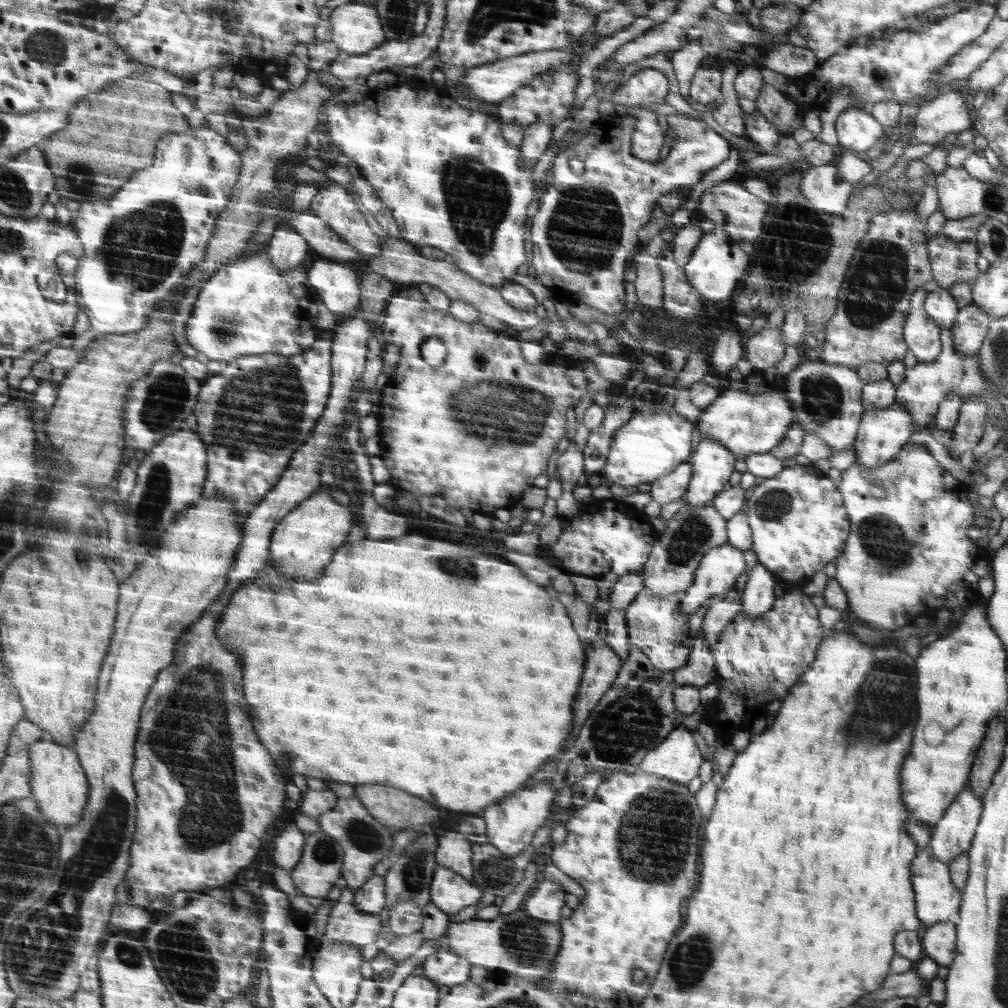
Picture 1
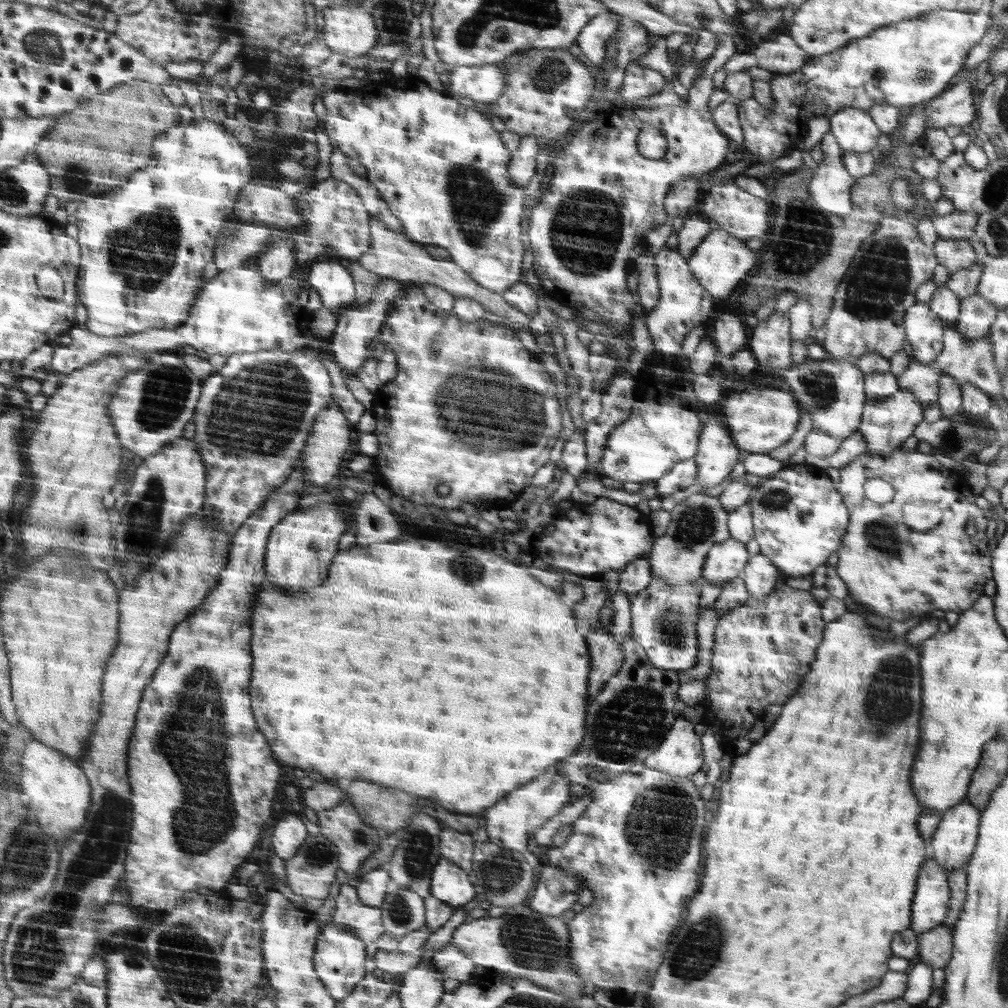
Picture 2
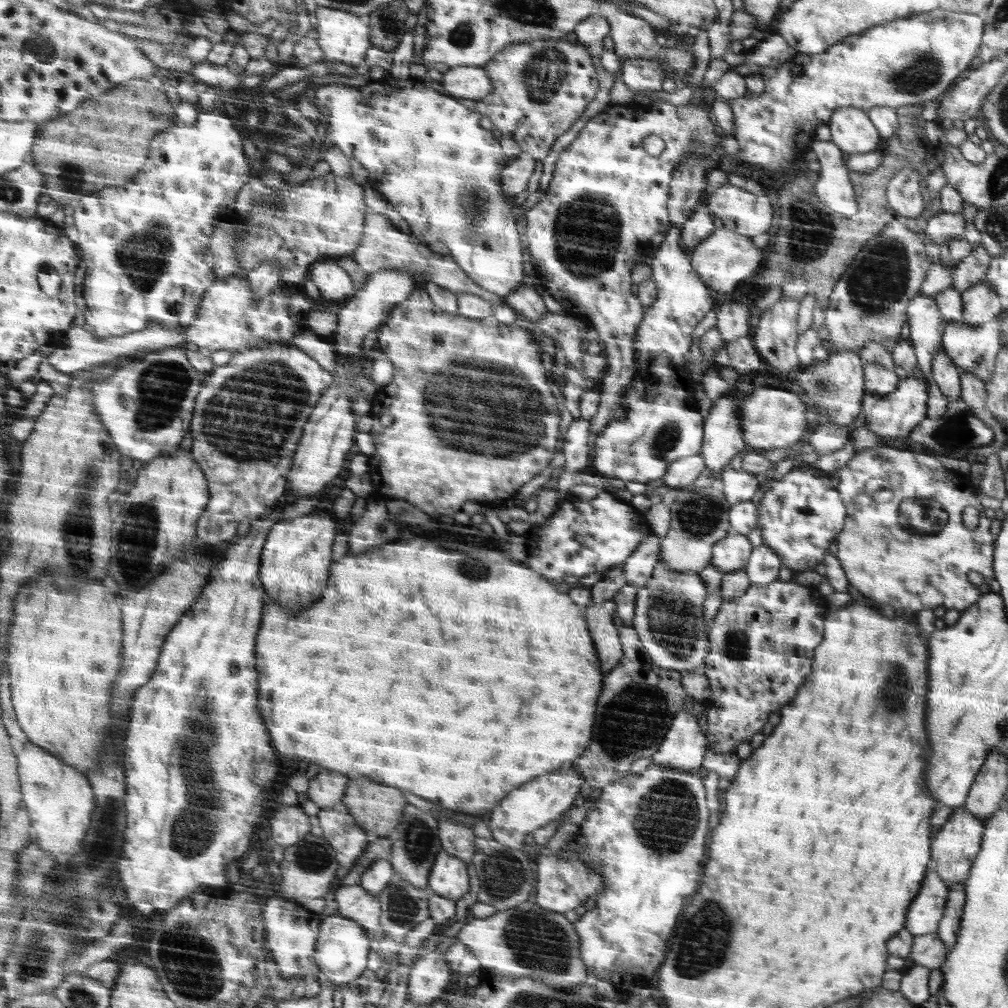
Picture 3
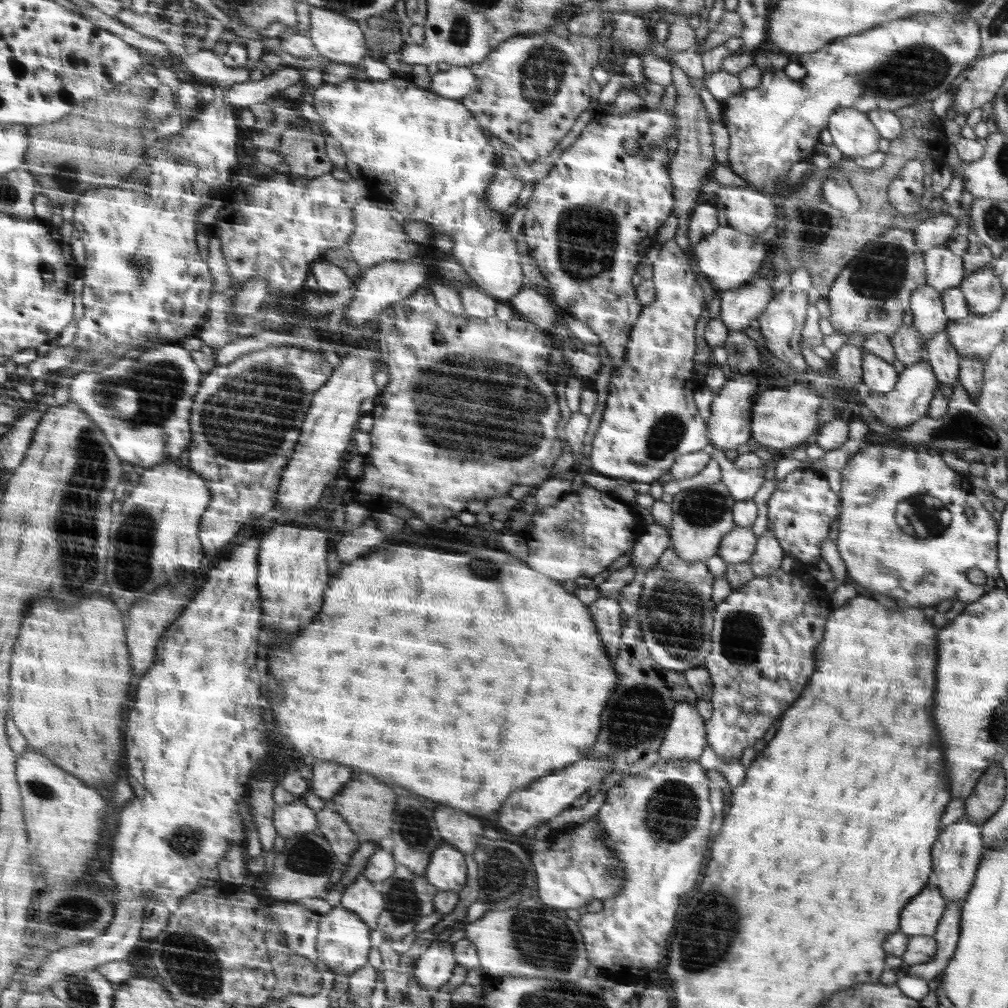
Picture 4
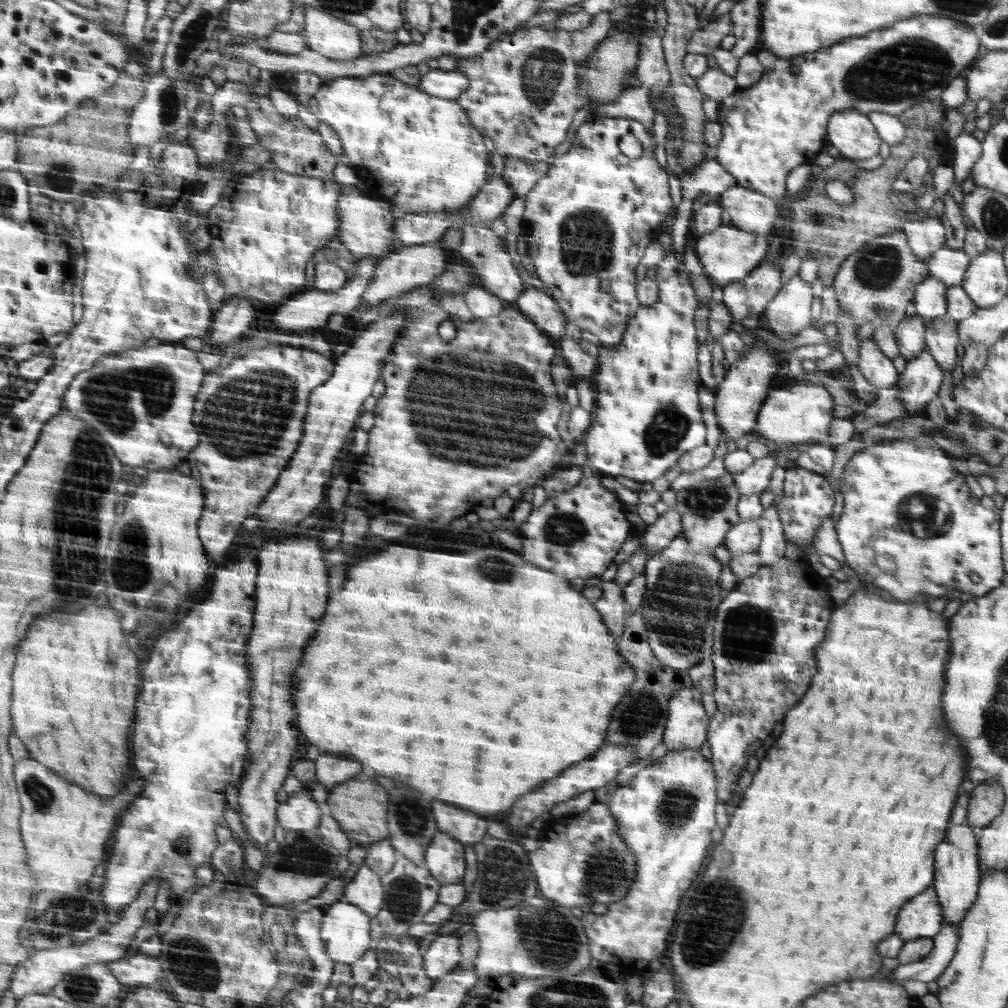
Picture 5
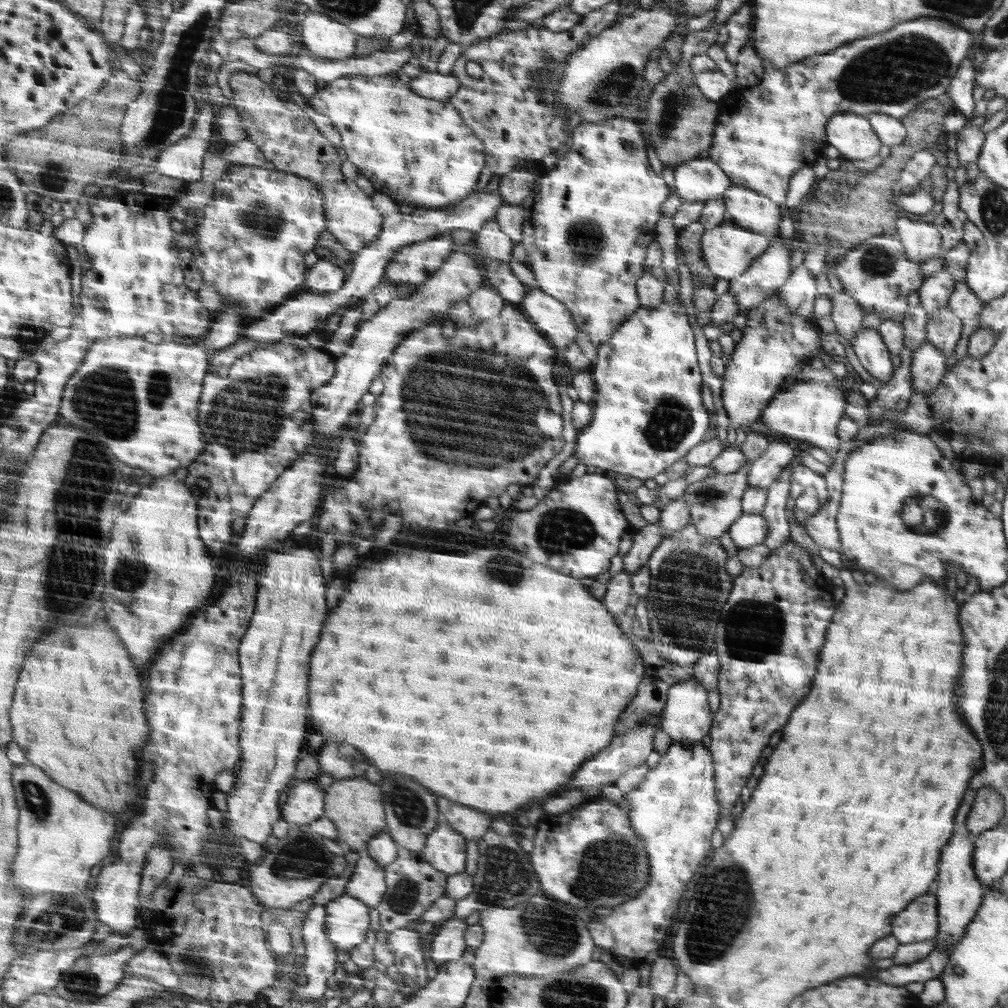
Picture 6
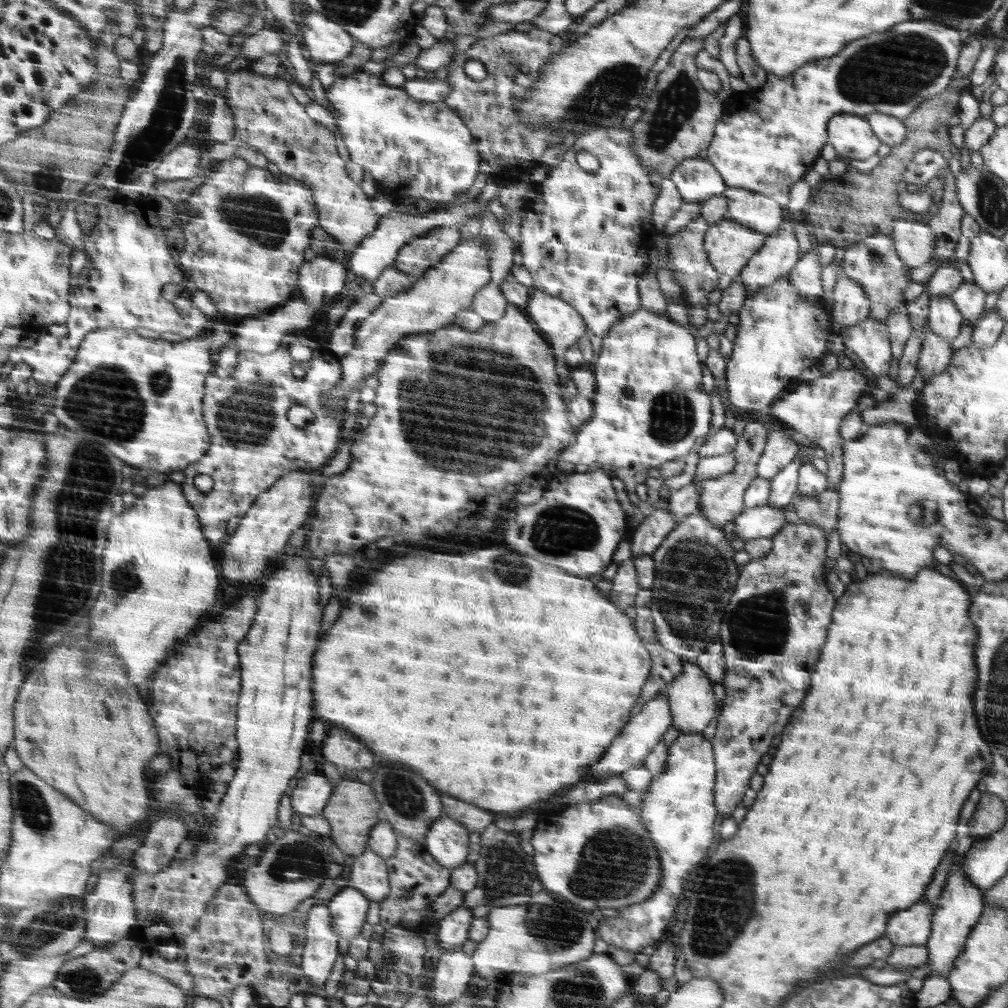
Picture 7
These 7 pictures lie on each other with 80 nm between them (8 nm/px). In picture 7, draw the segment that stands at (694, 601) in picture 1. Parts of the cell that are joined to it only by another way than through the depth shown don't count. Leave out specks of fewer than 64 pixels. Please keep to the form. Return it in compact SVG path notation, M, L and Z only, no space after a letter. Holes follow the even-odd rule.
M769 503L764 506L745 508L734 519L734 536L742 540L773 537L786 522L785 506L773 508Z

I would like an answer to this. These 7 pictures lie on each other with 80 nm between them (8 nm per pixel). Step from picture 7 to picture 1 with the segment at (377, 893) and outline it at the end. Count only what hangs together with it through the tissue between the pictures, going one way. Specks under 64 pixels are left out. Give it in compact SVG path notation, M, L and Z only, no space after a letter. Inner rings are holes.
M352 889L341 890L338 900L333 903L326 925L325 936L330 940L339 940L339 942L349 942L353 946L366 946L376 942L377 936L382 931L382 920L380 913L366 912L365 909L357 908L354 905L356 894Z

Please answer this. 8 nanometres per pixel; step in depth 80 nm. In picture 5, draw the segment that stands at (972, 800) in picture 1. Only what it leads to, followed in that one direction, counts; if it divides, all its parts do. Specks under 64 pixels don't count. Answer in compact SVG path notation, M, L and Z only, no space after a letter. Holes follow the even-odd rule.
M968 824L949 828L944 842L936 848L937 879L934 889L944 907L944 922L959 928L966 914L977 900L981 885L979 832Z

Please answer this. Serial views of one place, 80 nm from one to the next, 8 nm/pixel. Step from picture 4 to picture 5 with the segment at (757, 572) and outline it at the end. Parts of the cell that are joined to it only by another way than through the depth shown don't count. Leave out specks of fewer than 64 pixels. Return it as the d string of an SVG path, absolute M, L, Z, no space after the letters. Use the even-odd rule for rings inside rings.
M772 503L768 509L763 511L761 518L758 518L761 525L761 544L757 548L758 561L760 566L776 564L784 557L786 541L784 540L781 522Z

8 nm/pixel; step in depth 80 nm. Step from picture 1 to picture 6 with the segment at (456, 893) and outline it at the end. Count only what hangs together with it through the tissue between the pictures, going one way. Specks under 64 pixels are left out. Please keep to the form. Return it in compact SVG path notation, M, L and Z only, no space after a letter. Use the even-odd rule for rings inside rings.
M440 820L426 839L422 857L444 875L458 875L465 870L466 838Z

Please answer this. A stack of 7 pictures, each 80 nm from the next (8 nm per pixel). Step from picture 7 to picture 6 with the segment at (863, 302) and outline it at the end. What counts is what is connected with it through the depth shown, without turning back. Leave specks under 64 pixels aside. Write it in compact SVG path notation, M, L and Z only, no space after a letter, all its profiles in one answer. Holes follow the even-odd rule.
M844 289L836 294L832 304L832 320L835 322L836 332L843 336L844 340L851 342L863 329L862 320L866 312L861 309L861 304Z

